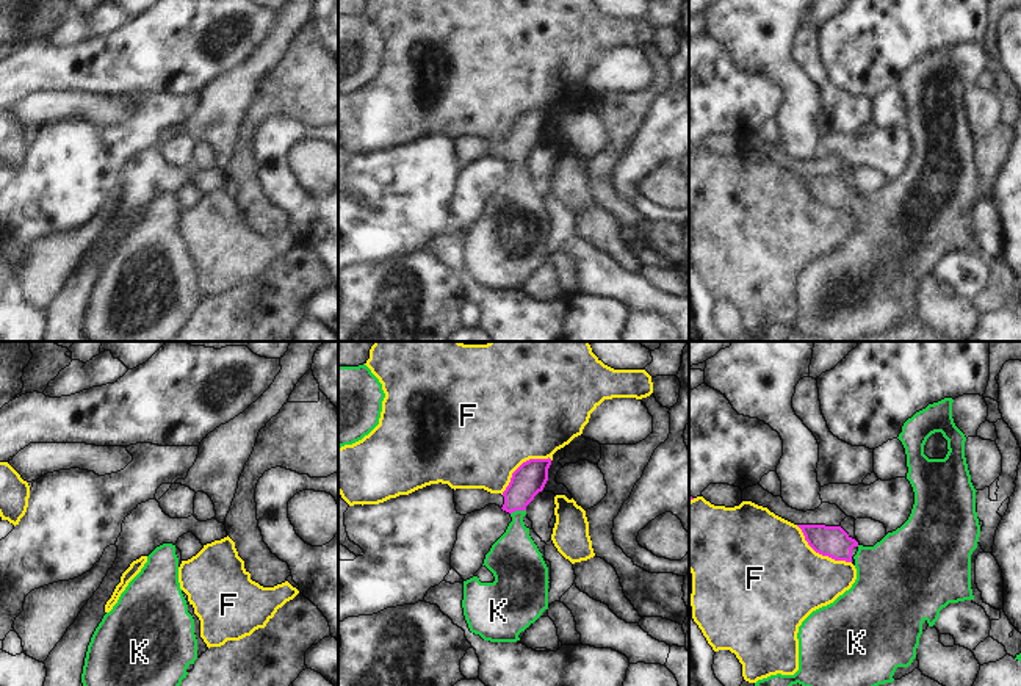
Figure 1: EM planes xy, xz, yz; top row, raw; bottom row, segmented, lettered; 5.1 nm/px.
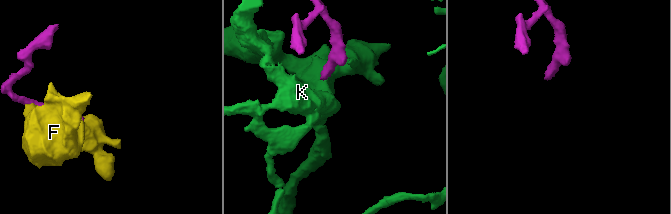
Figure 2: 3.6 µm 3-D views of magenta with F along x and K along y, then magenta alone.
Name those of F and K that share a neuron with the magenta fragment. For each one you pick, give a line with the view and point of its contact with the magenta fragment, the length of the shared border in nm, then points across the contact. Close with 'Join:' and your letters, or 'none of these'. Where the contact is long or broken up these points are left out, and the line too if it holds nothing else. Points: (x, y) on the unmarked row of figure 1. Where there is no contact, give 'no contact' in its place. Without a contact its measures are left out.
K: xz (517, 158) | 80 nm | across xz (530, 127), (517, 144), (517, 158), (514, 207)
Join: K

